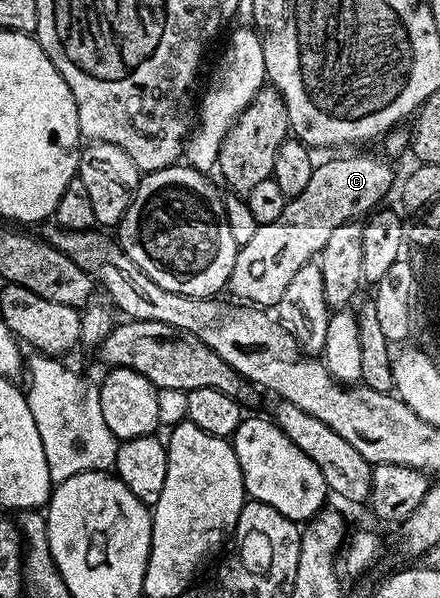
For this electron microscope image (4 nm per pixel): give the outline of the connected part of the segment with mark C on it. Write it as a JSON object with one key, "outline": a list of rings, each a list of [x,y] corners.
{"outline":[[[335,157],[332,161],[319,161],[305,191],[288,200],[285,211],[281,211],[277,220],[259,225],[257,231],[253,231],[253,239],[239,246],[229,282],[229,293],[235,296],[232,298],[255,307],[278,306],[281,294],[285,287],[289,287],[293,275],[297,275],[305,263],[318,258],[329,235],[333,235],[337,227],[370,214],[390,191],[395,173],[391,170],[392,162],[382,160],[375,157]]]}

